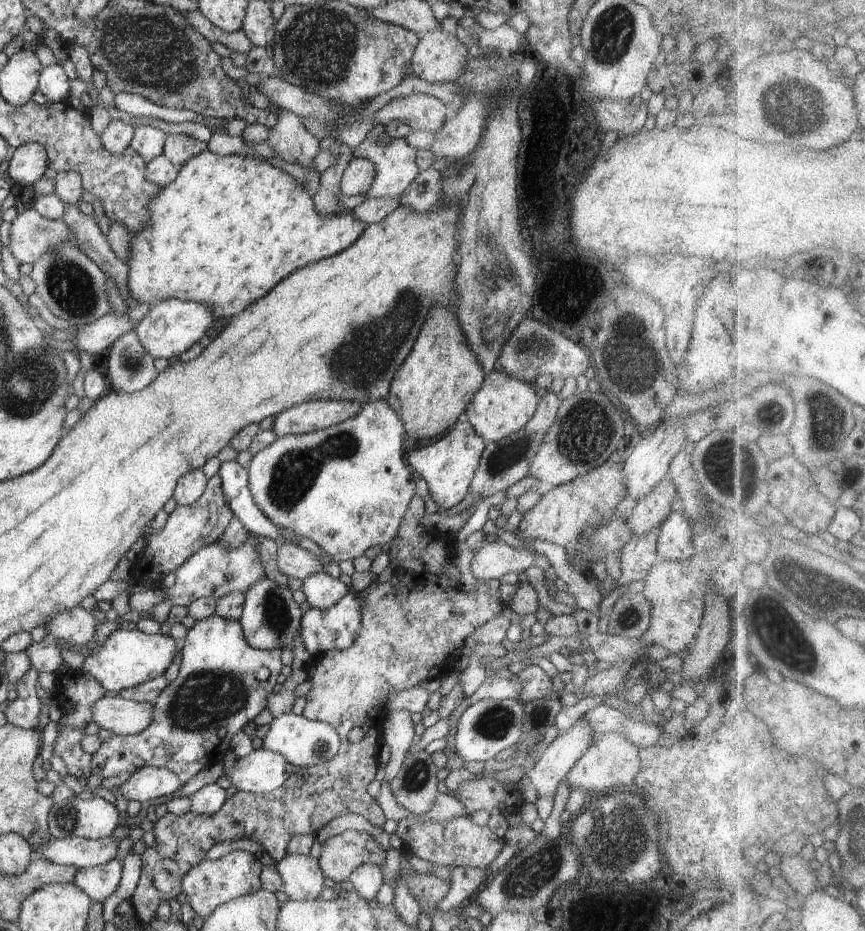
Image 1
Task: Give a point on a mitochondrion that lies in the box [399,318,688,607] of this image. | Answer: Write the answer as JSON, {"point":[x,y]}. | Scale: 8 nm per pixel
{"point":[576,439]}

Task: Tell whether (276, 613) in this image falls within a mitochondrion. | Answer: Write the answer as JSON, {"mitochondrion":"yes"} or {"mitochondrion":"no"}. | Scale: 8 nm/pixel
{"mitochondrion":"yes"}

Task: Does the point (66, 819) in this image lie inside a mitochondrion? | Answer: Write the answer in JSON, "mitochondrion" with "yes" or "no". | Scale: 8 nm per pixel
{"mitochondrion":"yes"}

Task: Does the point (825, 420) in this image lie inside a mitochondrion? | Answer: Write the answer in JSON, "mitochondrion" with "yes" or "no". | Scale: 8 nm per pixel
{"mitochondrion":"yes"}

